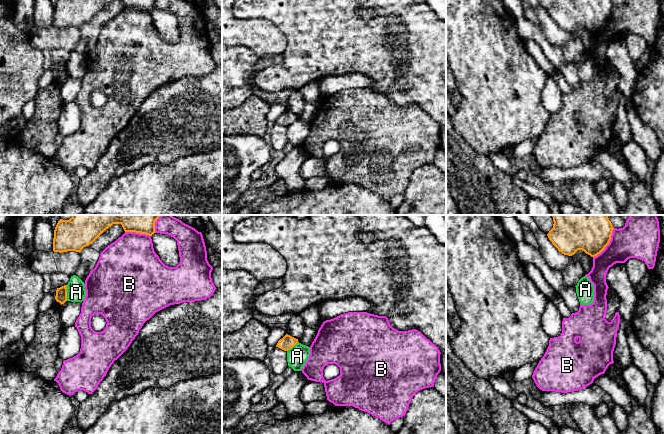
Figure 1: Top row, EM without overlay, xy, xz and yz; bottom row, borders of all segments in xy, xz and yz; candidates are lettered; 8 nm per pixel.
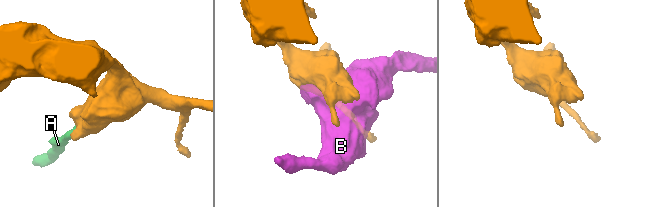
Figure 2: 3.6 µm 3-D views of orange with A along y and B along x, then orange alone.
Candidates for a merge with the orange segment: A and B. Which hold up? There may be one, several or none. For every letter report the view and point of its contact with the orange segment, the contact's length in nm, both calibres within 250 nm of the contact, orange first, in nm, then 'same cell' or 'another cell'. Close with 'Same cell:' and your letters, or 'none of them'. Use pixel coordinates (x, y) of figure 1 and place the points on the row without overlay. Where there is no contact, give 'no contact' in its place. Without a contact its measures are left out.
A: meets orange in xy at (66, 69); contact 130 nm long; 100 nm thick on the orange side, 150 nm on the other; another cell
B: meets orange in yz at (608, 19); contact 300 nm long; 240 nm thick on the orange side, 280 nm on the other; another cell
Same cell: none of them

